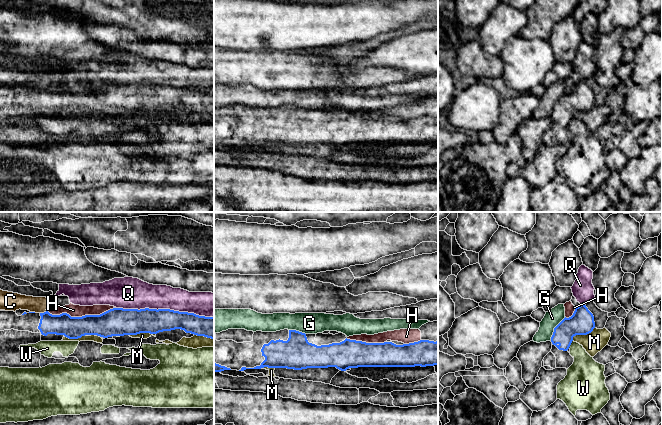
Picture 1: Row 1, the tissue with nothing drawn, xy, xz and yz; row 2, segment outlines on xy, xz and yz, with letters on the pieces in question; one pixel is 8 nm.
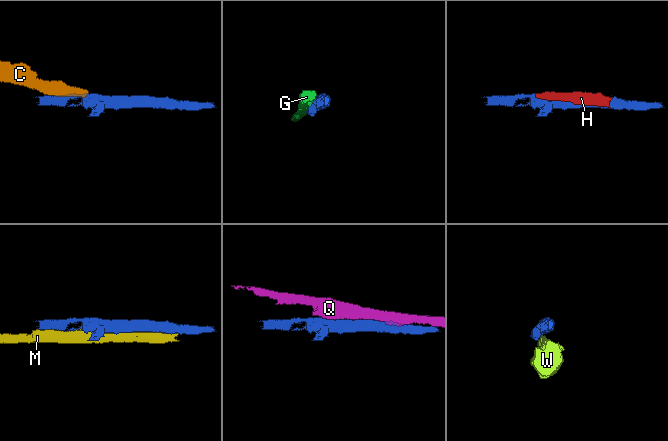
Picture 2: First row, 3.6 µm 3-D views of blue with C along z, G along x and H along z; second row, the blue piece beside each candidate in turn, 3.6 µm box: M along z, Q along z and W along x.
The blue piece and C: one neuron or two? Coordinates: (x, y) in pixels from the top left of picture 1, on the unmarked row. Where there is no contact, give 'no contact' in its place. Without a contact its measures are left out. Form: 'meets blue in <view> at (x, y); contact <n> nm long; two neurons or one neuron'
meets blue in xy at (44, 88); contact 60 nm long; two neurons

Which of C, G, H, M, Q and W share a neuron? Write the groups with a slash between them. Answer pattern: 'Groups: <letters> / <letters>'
Groups: C H Q / G / M / W

